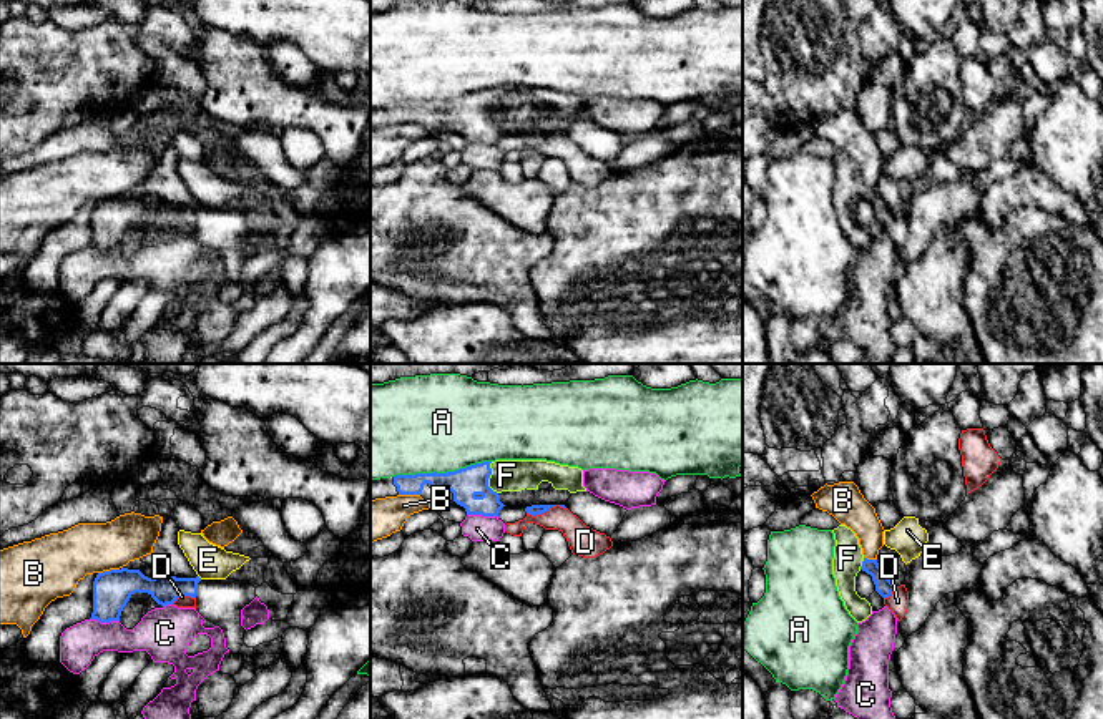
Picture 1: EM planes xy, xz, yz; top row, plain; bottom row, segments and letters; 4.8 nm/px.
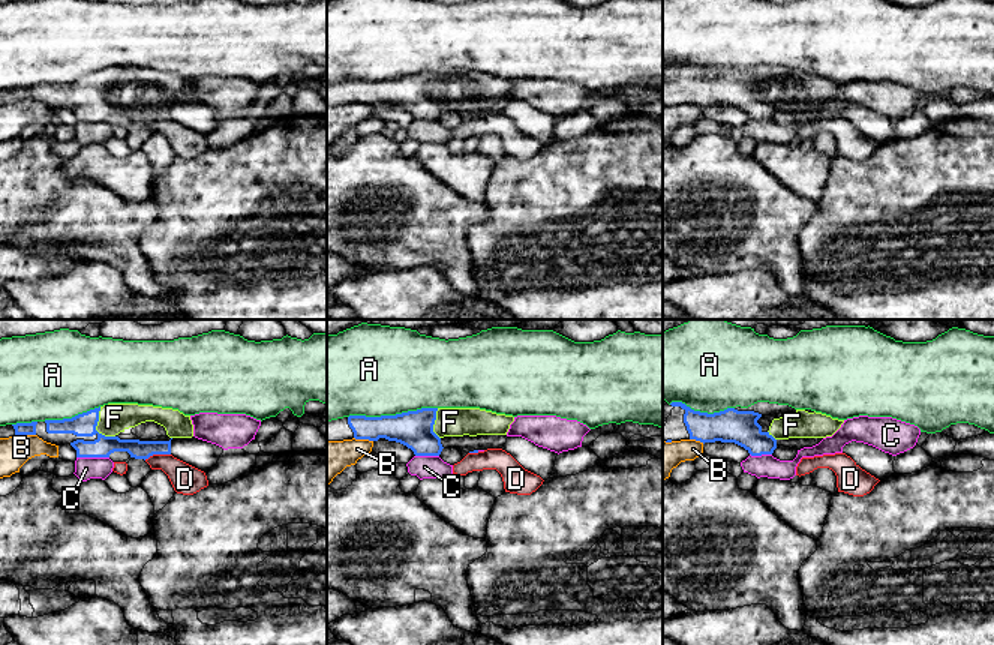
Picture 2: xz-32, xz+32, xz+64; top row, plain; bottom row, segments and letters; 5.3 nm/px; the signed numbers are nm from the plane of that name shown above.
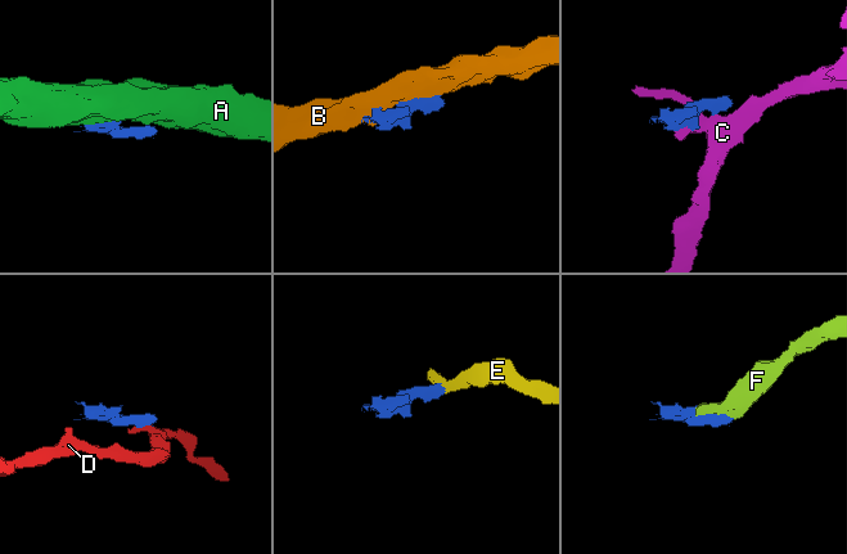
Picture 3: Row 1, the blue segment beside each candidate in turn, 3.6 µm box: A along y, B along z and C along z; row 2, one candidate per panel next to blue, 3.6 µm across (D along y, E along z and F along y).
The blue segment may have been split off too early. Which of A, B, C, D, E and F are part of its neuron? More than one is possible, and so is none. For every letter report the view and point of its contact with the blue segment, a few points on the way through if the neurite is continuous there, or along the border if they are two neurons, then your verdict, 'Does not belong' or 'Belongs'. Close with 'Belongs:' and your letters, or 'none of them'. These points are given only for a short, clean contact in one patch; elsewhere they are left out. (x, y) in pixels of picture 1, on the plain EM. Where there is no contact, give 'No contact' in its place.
A: Touches blue at xz (442, 102). Does not belong
B: Touches blue at xy (110, 198). Does not belong
C: Touches blue at xz (482, 143). Boundary: xz (467, 141), (497, 145). Does not belong
D: Touches blue at xz (545, 138). Boundary: xz (565, 135), (553, 133), (535, 143), (527, 141). Does not belong
E: No contact. Does not belong
F: Touches blue at xz (489, 105). Belongs
Belongs: F

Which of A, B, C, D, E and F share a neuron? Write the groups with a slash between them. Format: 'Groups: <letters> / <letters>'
Groups: A / B / C / D / E / F

